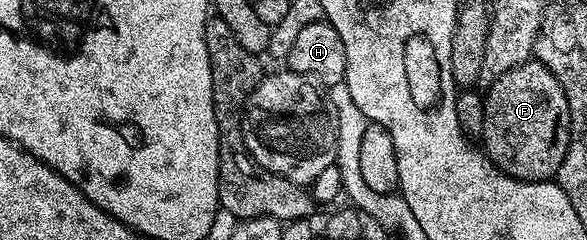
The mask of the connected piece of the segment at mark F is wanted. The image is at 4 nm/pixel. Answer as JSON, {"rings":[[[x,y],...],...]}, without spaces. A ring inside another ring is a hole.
{"rings":[[[530,59],[490,82],[484,94],[481,145],[497,169],[517,181],[552,180],[569,149],[570,107],[555,75],[541,61]]]}

